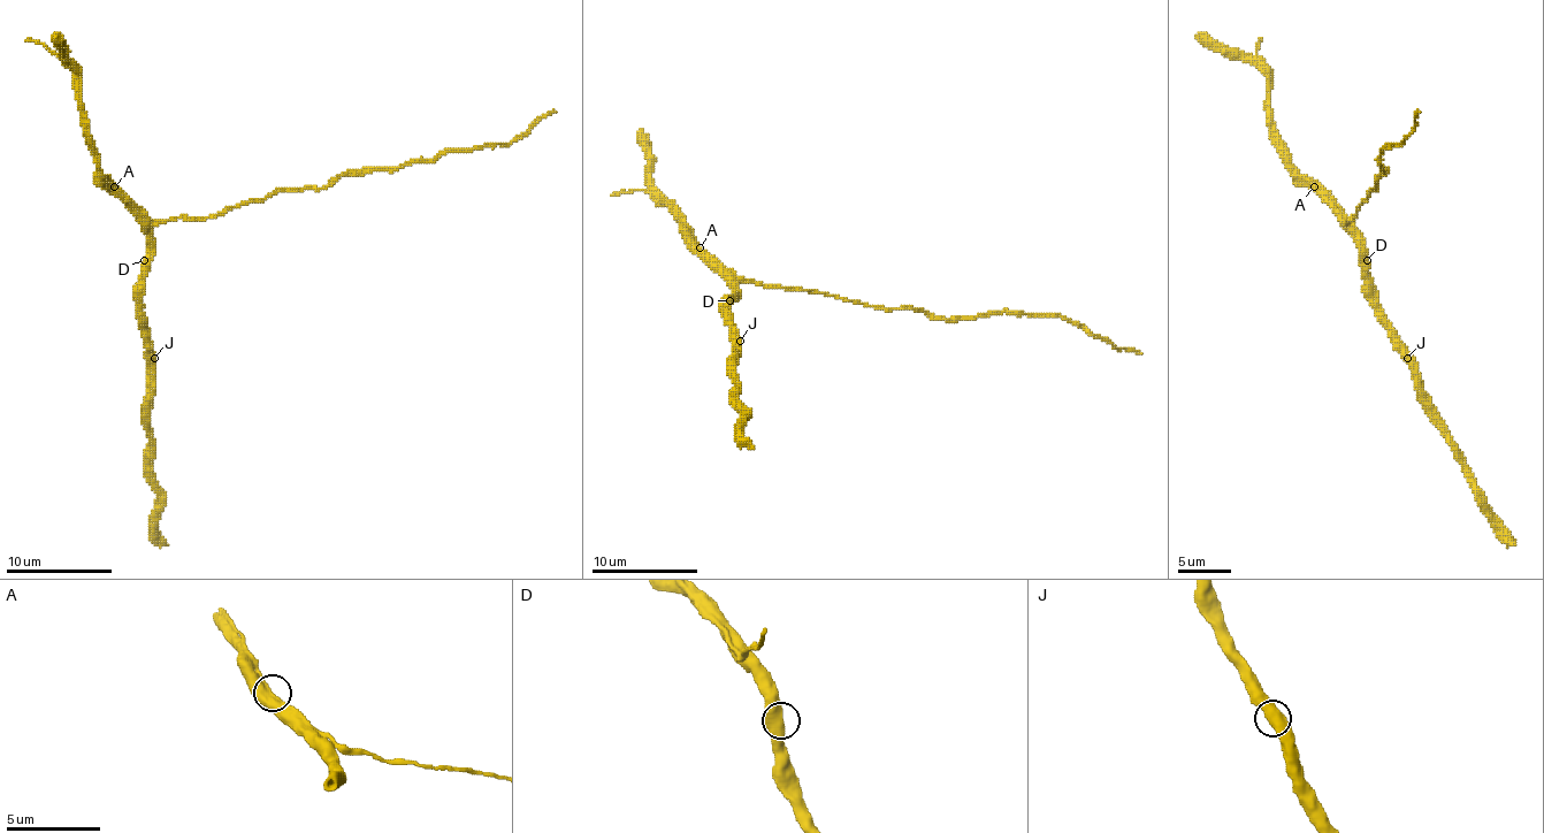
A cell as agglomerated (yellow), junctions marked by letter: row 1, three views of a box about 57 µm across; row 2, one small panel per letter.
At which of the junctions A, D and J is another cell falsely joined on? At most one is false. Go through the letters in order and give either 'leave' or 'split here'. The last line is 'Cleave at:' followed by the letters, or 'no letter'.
A: leave
D: leave
J: leave
Cleave at: no letter

